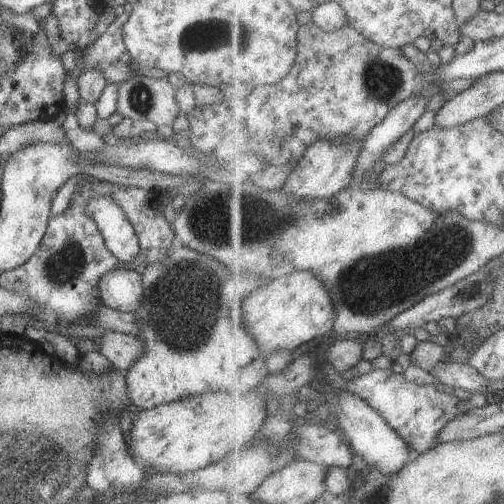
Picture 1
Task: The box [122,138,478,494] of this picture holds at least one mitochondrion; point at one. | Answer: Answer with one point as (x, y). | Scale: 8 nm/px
(378, 282)

